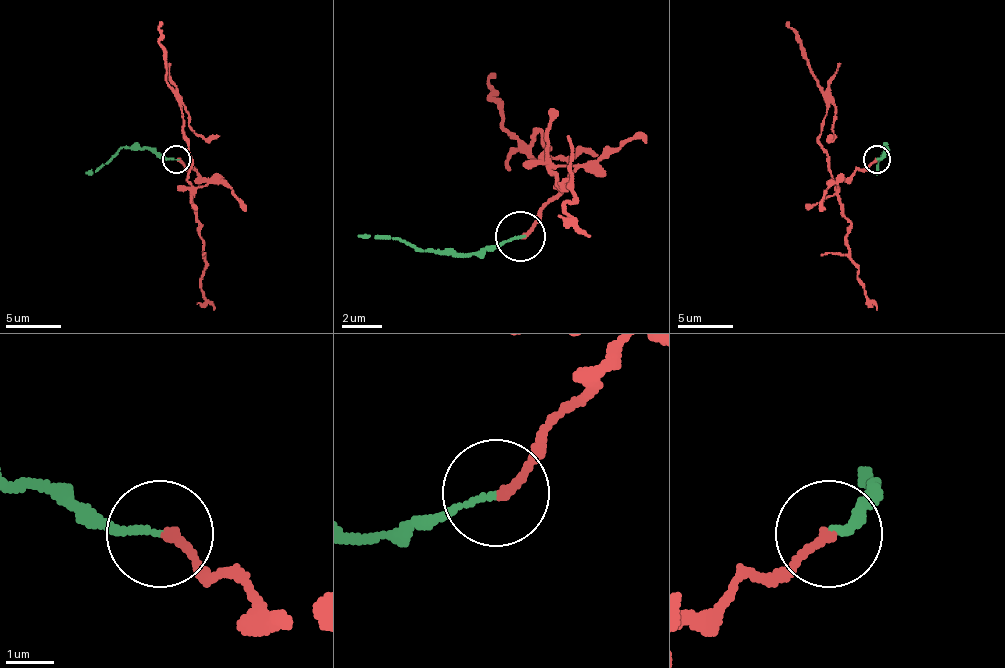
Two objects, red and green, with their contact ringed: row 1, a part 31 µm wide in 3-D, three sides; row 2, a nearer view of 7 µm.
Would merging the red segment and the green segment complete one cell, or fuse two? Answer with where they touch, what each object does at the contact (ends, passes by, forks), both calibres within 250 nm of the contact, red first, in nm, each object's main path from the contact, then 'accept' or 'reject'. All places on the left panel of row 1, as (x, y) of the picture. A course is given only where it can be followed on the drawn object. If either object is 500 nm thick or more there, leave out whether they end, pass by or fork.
(176, 159) | red ends | green ends | 190/110 nm | red via (177, 160), (204, 182), (196, 188), (188, 179), (191, 152), (179, 96), (166, 79), (160, 21) | green via (177, 160), (149, 149), (118, 149), (85, 174) | reject

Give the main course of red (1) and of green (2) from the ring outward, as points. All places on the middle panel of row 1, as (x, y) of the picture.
1: (522, 237), (572, 172), (542, 157), (547, 147), (542, 132), (527, 147), (502, 122), (491, 97), (491, 72)
2: (522, 237), (471, 252), (416, 252), (396, 237), (356, 237)

